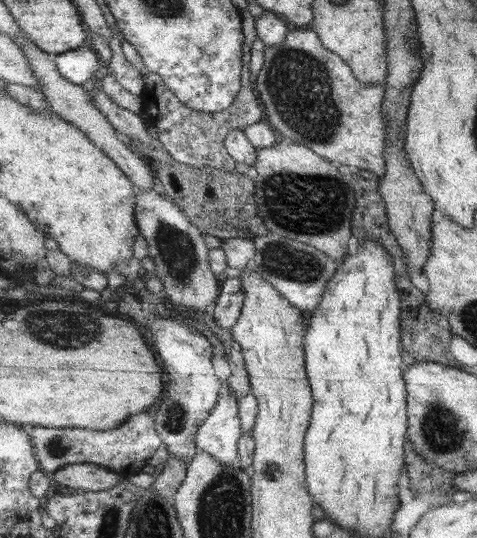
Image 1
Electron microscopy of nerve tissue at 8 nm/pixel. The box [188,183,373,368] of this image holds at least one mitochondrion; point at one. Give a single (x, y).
(294, 264)

